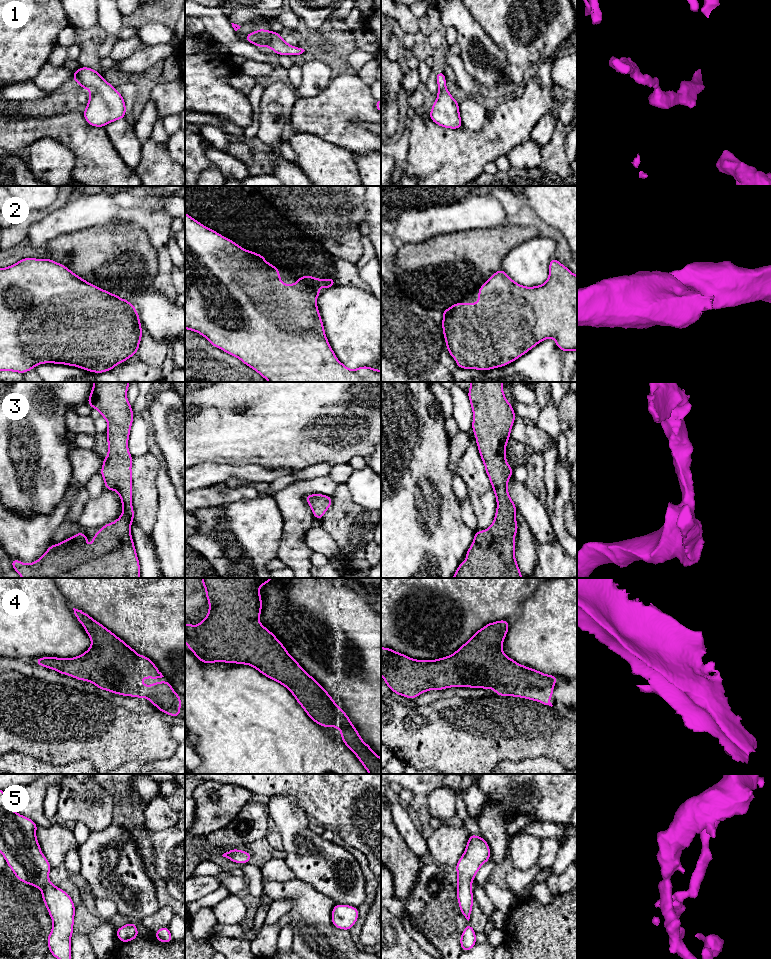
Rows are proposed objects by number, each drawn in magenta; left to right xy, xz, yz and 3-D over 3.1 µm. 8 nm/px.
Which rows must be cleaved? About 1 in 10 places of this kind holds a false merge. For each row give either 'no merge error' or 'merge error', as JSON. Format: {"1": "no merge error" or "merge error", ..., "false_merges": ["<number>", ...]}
{"1": "no merge error", "2": "no merge error", "3": "no merge error", "4": "no merge error", "5": "no merge error", "false_merges": []}

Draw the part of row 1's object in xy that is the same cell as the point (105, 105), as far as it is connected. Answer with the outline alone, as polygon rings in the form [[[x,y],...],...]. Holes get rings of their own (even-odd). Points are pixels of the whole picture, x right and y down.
[[[80,67],[72,78],[81,88],[90,90],[90,98],[83,112],[86,122],[93,127],[123,119],[126,105],[122,95],[94,69]]]

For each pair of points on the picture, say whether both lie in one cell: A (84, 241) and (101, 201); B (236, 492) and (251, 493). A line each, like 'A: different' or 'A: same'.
A: different
B: same

